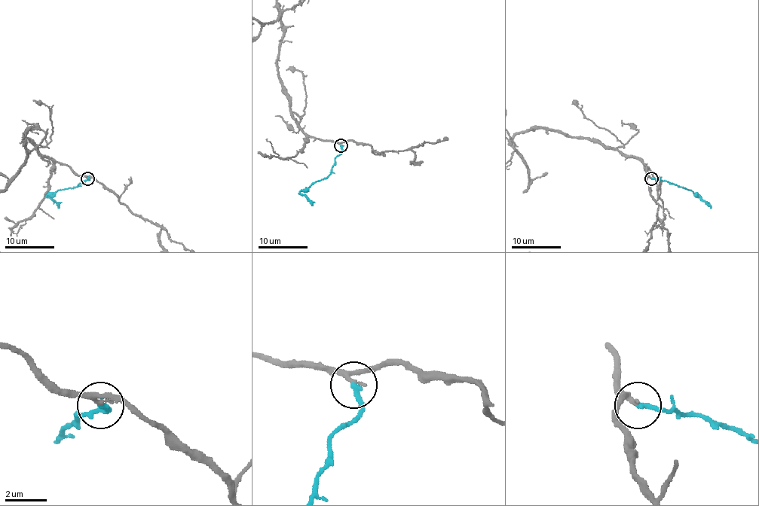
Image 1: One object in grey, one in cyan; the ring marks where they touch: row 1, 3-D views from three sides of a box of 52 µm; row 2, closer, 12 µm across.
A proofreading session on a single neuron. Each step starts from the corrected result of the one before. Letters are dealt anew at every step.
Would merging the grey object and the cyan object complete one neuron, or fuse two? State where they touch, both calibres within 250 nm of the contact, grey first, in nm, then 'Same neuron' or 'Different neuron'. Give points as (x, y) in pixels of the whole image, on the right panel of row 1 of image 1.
Place: (651, 178). Thickness 220 nm (grey) against 240 nm. Same neuron

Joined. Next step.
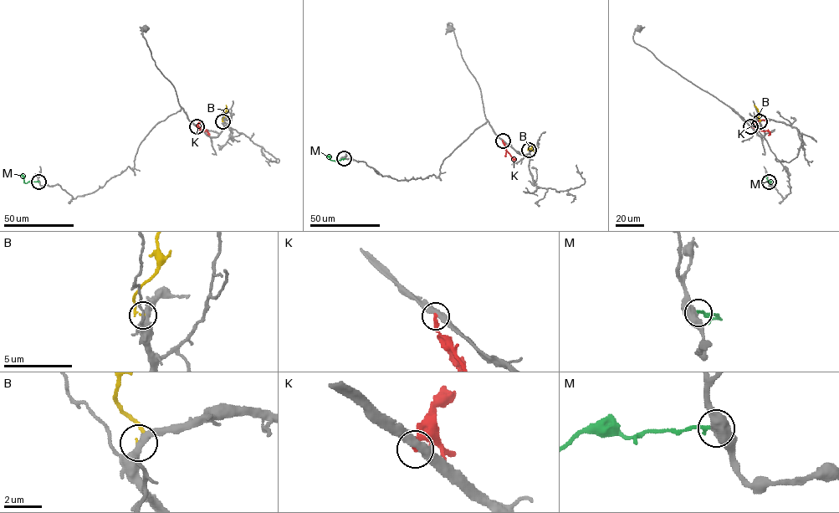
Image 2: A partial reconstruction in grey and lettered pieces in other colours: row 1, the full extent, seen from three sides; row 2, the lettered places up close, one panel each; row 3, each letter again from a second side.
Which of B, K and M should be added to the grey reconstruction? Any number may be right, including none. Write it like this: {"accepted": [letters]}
{"accepted": []}

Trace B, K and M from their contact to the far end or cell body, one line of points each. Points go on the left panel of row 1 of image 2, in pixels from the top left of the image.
B: (222, 121), (226, 105)
K: (196, 126), (209, 135)
M: (38, 182), (25, 182), (22, 174)

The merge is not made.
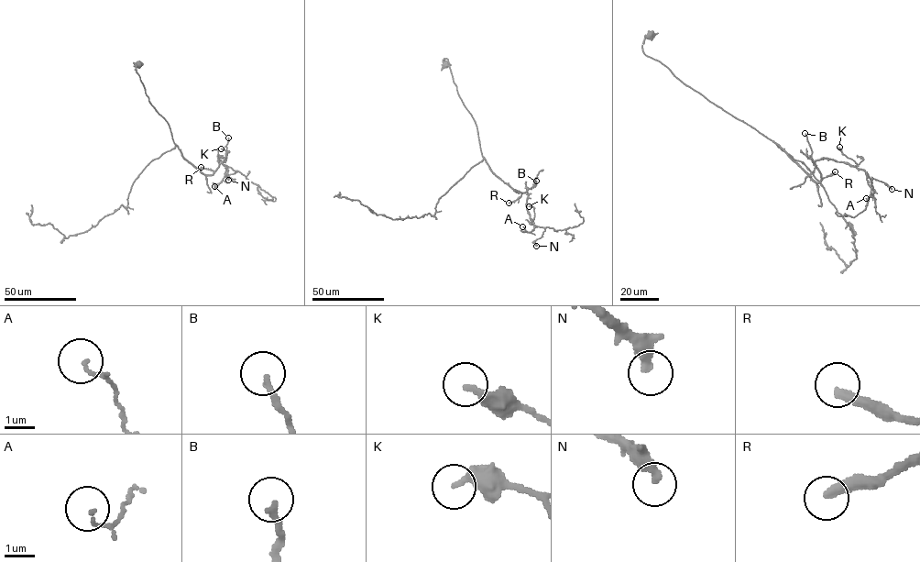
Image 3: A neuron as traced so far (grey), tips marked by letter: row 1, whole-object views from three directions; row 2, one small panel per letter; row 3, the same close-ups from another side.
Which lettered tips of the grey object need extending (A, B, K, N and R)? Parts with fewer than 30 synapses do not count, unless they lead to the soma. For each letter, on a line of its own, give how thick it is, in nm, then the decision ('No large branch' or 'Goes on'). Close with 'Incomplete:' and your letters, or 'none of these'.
A: Thickness 110 nm. No large branch
B: Thickness 200 nm. Goes on
K: Thickness 240 nm. No large branch
N: Thickness 340 nm. No large branch
R: Thickness 320 nm. Goes on
Incomplete: B, R

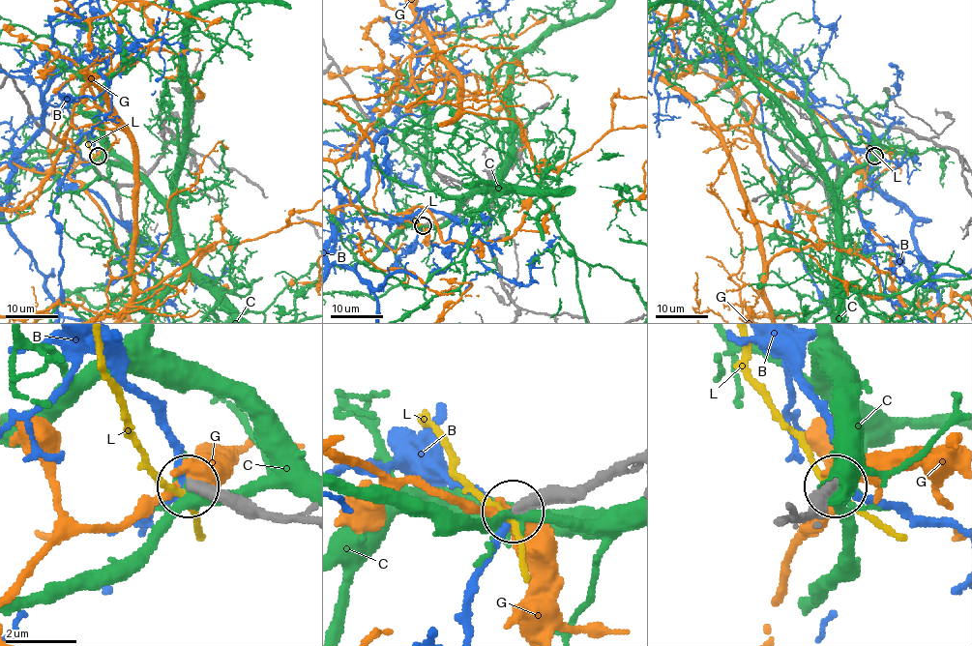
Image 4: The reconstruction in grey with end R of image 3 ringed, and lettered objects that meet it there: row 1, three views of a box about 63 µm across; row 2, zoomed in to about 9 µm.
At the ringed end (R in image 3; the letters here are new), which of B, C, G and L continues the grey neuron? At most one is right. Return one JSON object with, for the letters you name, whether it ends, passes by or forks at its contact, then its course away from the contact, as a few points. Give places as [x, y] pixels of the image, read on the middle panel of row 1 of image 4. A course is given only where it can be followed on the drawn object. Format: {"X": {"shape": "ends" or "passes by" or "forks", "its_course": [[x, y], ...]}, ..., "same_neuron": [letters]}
{"same_neuron": []}

